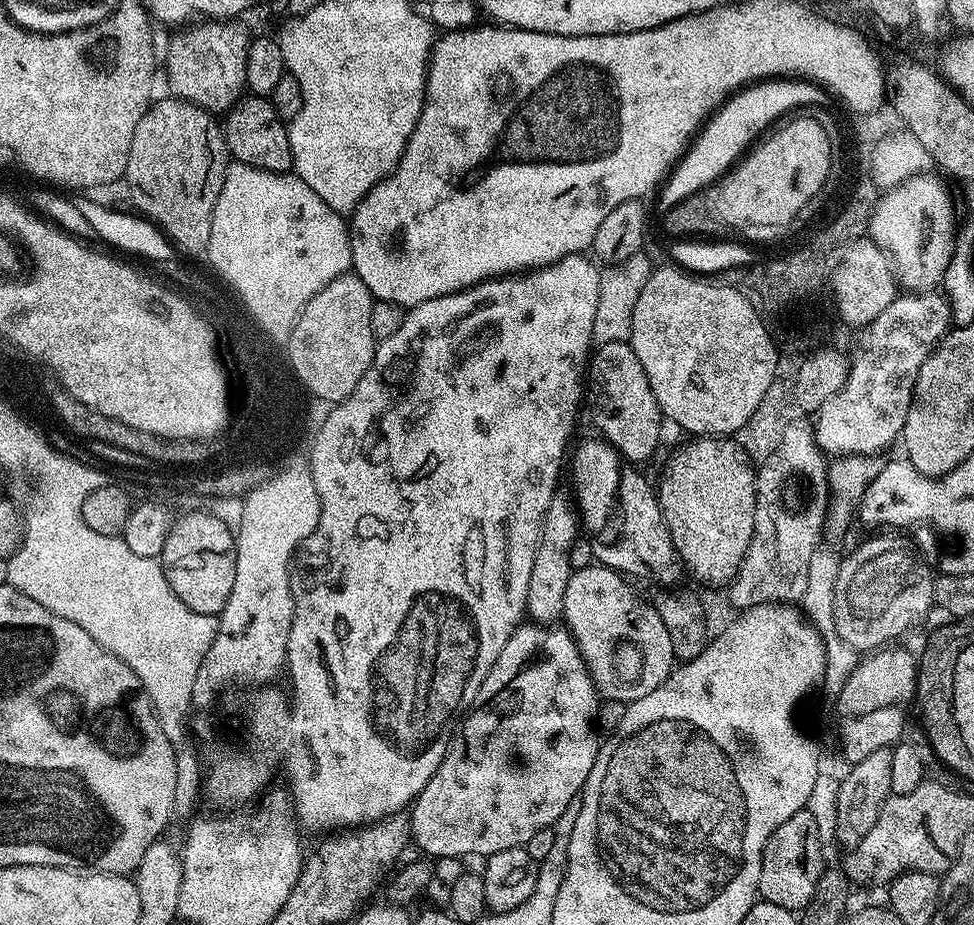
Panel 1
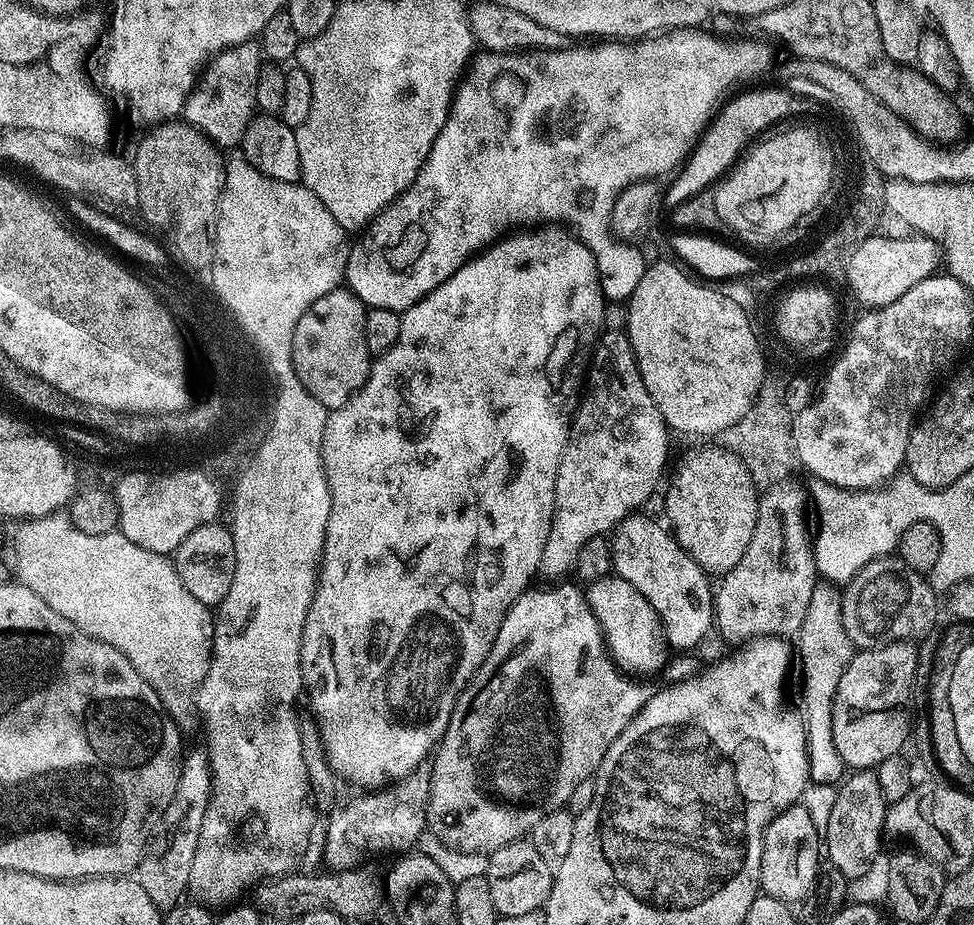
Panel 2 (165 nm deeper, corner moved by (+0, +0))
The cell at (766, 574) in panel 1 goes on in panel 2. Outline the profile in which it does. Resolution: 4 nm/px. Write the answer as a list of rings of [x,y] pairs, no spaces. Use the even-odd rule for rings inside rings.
[[[777,486],[767,489],[760,496],[758,522],[754,522],[754,535],[750,537],[750,546],[742,554],[734,570],[723,573],[724,580],[714,592],[714,628],[728,644],[744,646],[749,641],[765,637],[792,638],[806,618],[806,606],[810,606],[810,594],[814,594],[818,583],[816,563],[812,557],[813,541],[810,532],[804,529],[804,518],[800,515],[804,504],[800,492],[789,486]]]

